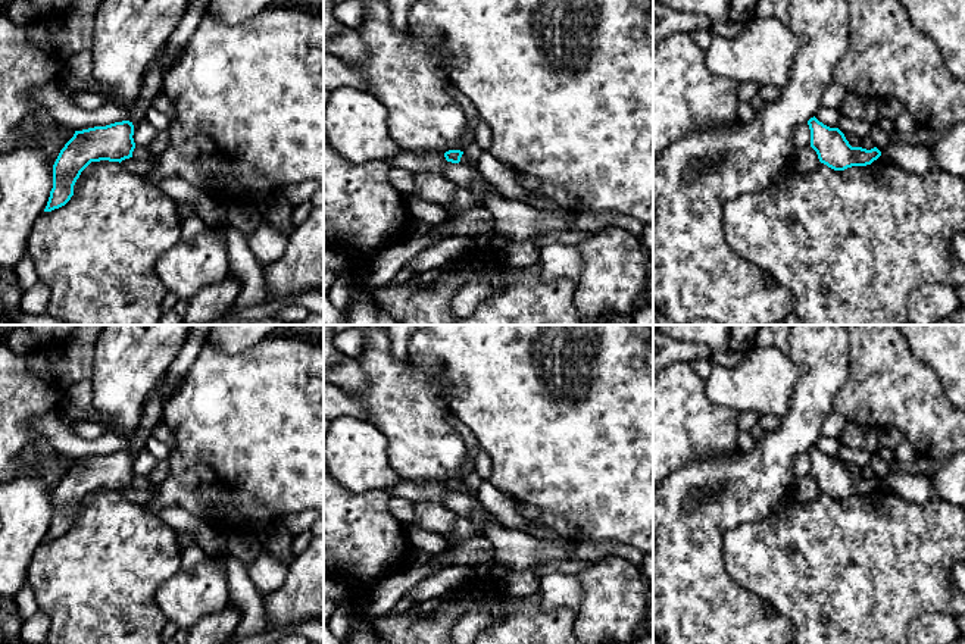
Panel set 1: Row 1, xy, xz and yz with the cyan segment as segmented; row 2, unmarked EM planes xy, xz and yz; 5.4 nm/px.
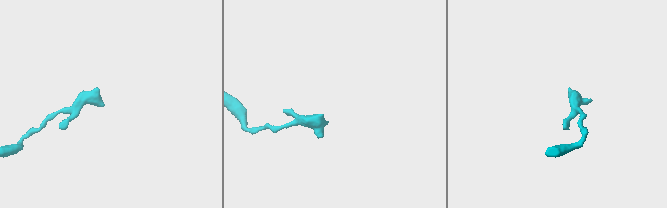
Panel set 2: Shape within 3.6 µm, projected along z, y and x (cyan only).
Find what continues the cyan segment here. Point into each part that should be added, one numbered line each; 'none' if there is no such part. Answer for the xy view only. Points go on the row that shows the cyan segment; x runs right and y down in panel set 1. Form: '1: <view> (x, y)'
none

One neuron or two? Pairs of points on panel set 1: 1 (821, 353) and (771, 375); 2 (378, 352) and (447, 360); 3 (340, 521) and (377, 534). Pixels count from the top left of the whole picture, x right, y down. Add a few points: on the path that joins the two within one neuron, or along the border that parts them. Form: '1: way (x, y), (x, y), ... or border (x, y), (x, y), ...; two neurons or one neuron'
1: border (786, 353), (800, 369), (800, 378), (793, 397); two neurons
2: border (406, 358), (436, 378); two neurons
3: way (349, 530), (353, 534), (368, 534); one neuron

